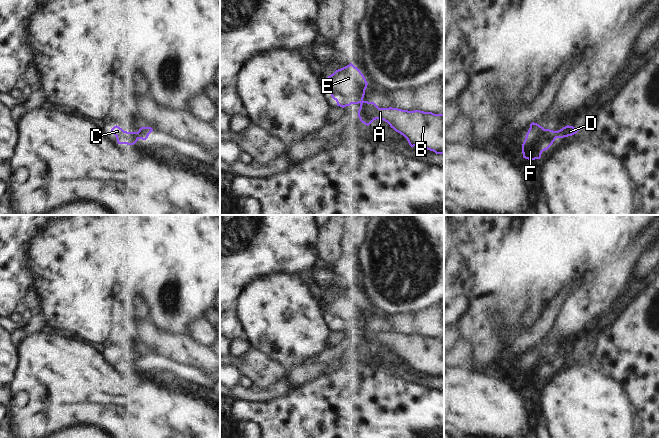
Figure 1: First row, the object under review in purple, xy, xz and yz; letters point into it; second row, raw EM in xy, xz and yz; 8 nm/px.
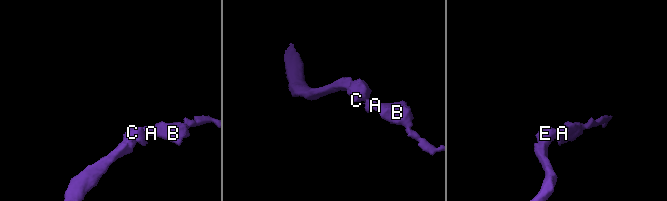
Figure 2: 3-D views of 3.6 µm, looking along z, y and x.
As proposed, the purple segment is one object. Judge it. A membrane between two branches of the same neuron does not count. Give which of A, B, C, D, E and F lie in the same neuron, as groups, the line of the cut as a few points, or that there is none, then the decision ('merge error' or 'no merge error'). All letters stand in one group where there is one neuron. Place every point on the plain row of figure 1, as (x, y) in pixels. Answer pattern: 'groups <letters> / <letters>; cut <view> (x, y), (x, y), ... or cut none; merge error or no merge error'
groups A B C D E F; cut none; no merge error

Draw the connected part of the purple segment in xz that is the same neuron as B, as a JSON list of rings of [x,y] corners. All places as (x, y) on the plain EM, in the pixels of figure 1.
[[[352,287],[327,301],[328,315],[342,332],[359,328],[358,341],[365,349],[380,343],[403,359],[411,371],[420,371],[436,378],[444,377],[444,338],[420,334],[379,332],[374,326],[364,325],[367,305]]]

